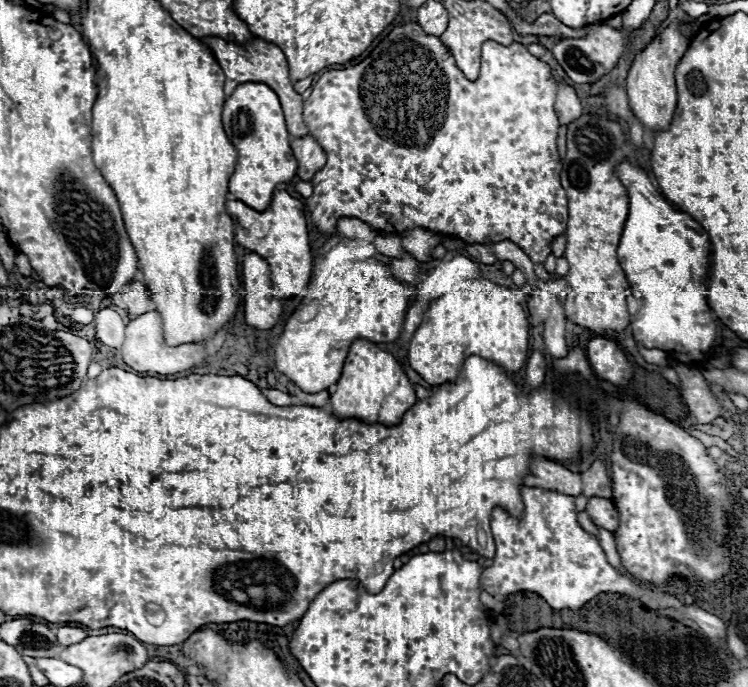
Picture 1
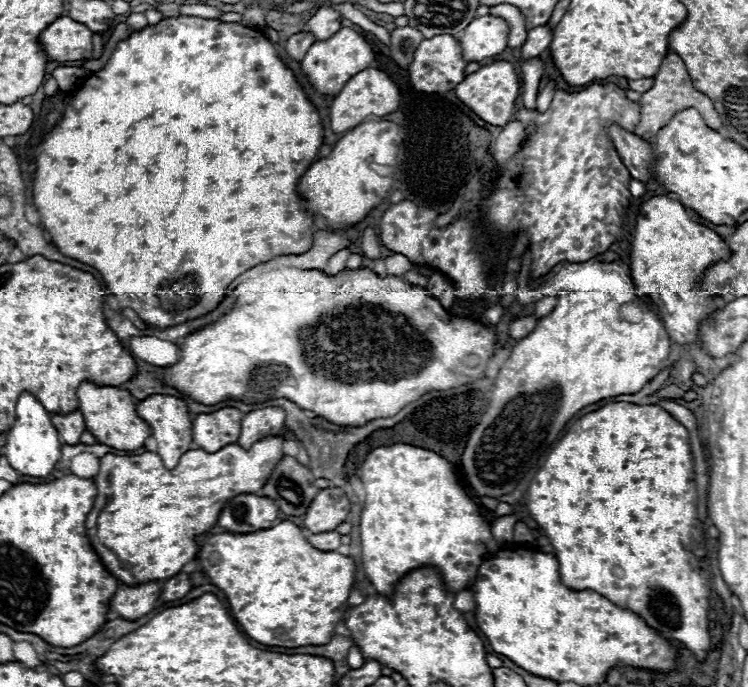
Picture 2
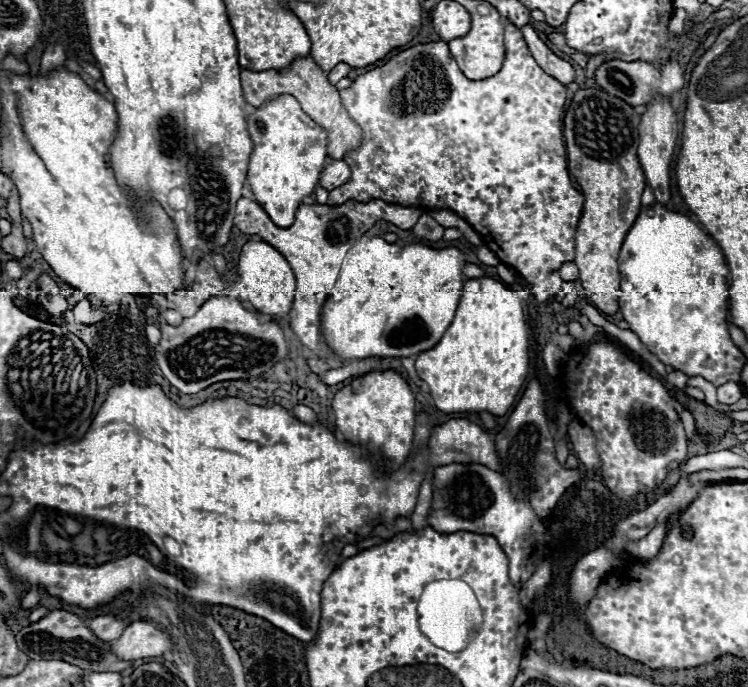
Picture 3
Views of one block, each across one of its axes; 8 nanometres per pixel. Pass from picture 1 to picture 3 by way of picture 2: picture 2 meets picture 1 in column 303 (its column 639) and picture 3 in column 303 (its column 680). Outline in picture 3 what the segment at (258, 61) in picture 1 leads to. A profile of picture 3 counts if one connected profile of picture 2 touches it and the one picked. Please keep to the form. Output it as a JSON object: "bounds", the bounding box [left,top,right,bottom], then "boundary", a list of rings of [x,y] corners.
{"bounds":[242,58,364,160],"boundary":[[[312,58],[296,60],[284,72],[242,70],[242,90],[244,90],[246,102],[254,108],[260,108],[266,102],[270,102],[282,94],[294,96],[302,104],[302,110],[328,132],[328,156],[334,160],[344,160],[344,154],[356,150],[364,140],[362,128],[348,116],[346,108],[340,104],[340,92],[336,90],[334,84],[330,84],[328,74]]]}

